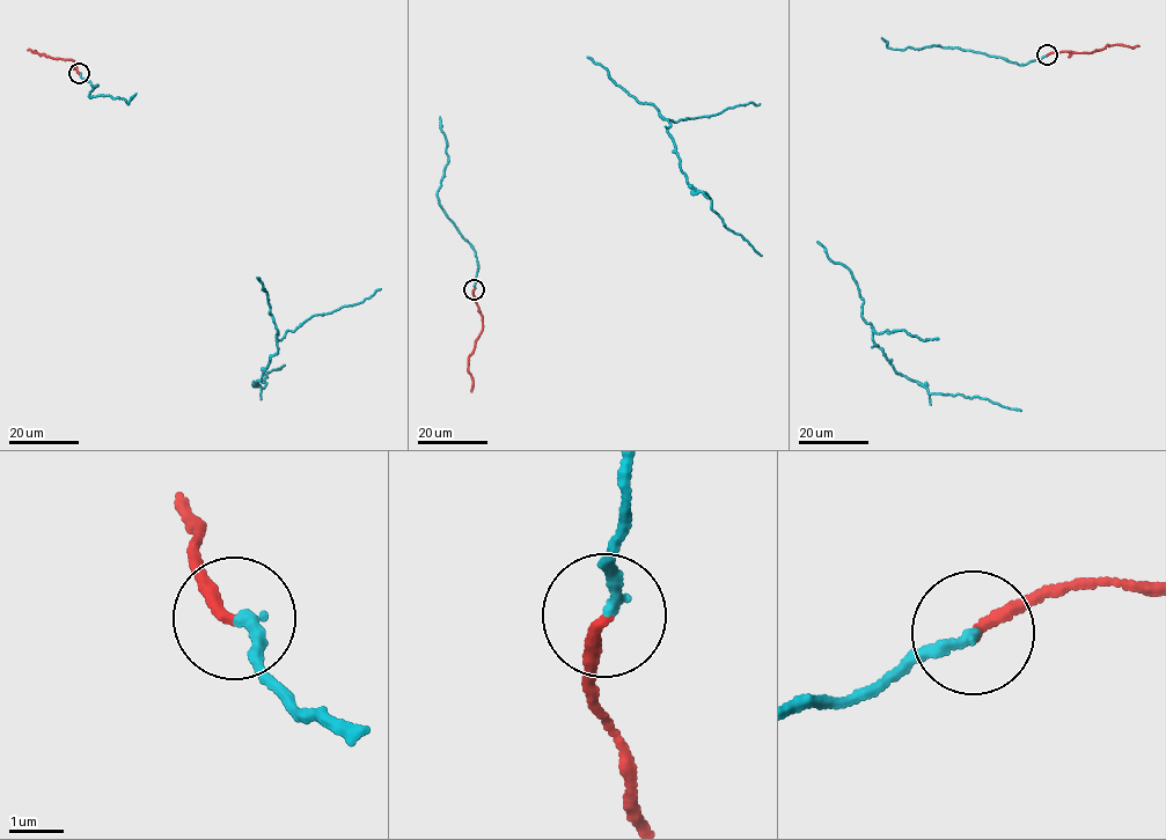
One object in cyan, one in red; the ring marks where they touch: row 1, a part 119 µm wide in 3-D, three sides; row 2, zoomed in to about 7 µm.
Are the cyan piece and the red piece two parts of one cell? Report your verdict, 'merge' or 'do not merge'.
merge

